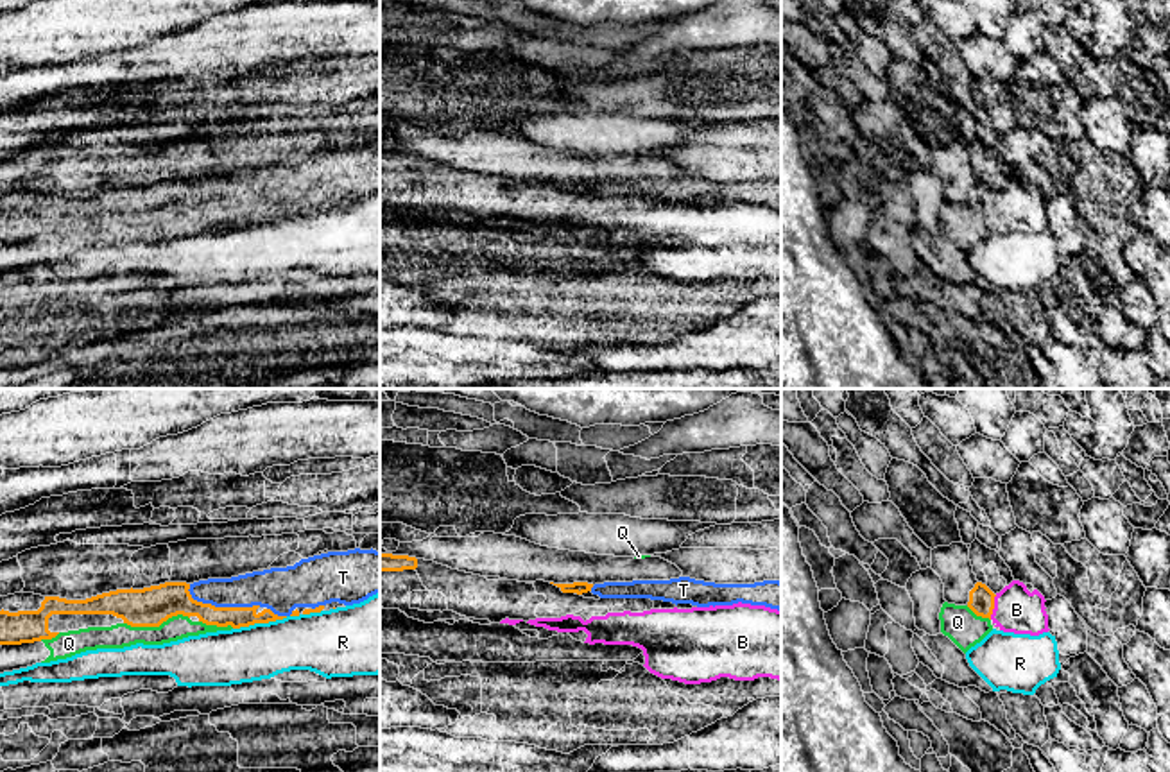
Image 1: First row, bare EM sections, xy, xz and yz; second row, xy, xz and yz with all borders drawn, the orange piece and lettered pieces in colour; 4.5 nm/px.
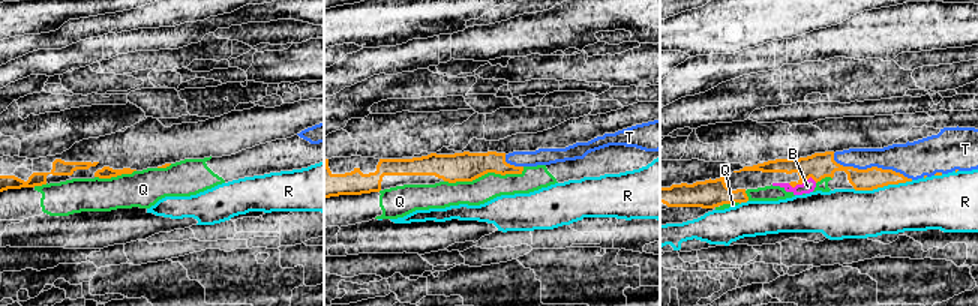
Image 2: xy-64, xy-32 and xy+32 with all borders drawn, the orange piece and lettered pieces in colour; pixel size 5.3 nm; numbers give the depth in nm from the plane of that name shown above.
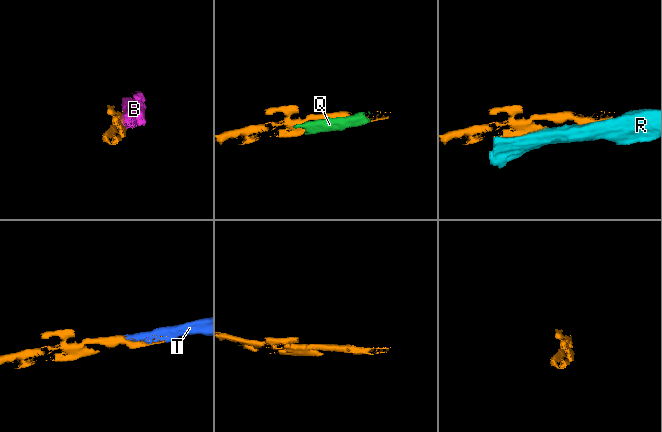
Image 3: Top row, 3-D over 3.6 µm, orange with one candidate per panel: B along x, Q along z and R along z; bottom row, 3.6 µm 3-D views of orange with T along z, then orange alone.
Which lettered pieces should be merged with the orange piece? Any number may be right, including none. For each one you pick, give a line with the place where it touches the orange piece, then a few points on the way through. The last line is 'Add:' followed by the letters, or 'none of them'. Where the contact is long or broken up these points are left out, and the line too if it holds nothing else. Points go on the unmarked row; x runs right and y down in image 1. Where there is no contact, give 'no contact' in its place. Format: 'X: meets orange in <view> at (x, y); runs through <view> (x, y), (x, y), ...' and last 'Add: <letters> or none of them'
T: meets orange in xy at (223, 206)
Add: T

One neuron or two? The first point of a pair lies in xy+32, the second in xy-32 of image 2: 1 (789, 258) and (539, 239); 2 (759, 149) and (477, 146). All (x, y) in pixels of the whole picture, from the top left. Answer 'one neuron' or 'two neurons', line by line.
1: two neurons
2: two neurons

